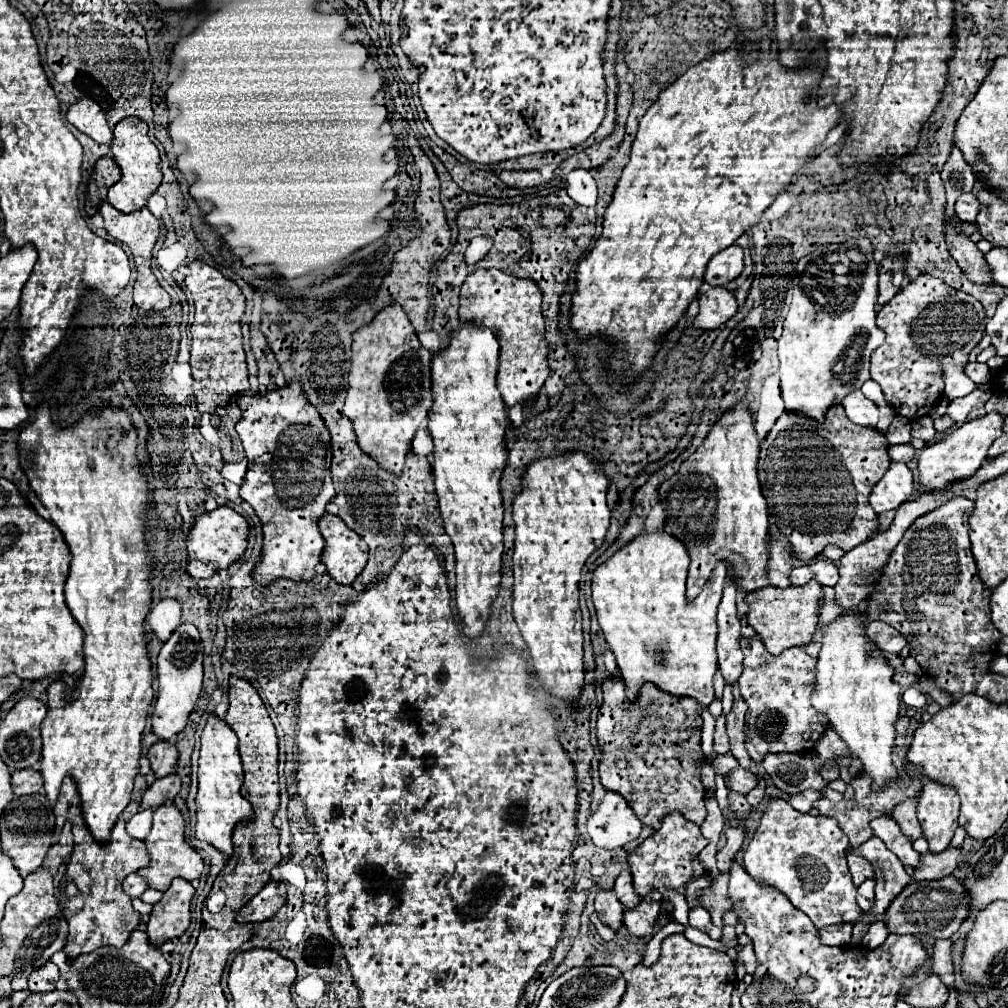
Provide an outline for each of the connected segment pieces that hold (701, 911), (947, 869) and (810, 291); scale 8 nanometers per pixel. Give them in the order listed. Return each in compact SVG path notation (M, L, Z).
M696 905L696 907L690 909L690 925L696 927L696 929L700 929L700 931L704 931L704 933L708 933L712 939L720 939L722 937L720 927L716 927L712 923L710 913L704 907L700 907L700 905Z
M950 845L946 851L940 851L940 853L932 853L932 851L922 853L920 863L914 869L916 881L942 879L942 877L950 875L954 871L954 867L958 865L960 851L962 851L962 847L952 847Z
M866 237L818 245L798 261L796 275L792 277L790 311L784 321L782 337L778 339L780 389L788 411L798 411L812 419L824 419L828 407L840 405L844 395L860 389L862 383L870 379L870 355L886 341L886 333L876 325L876 299L878 265L874 261L874 247Z

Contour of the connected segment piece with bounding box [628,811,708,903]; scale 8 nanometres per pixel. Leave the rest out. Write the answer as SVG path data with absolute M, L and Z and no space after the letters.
M678 811L668 813L662 819L660 829L656 829L648 839L644 839L628 855L628 863L630 863L630 871L632 871L632 877L634 877L636 893L642 897L642 895L648 895L648 891L652 891L652 887L656 887L656 889L662 891L662 895L664 895L662 901L664 903L668 903L666 891L670 887L678 889L680 893L684 893L684 883L690 877L704 873L704 867L698 863L696 857L706 845L708 845L708 841L702 837L698 825L690 823L688 819L684 819L684 815L678 813Z

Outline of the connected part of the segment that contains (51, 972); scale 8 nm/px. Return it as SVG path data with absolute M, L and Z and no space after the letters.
M46 961L42 967L34 969L28 977L28 989L32 993L46 993L56 989L56 981L60 979L58 967L52 961Z

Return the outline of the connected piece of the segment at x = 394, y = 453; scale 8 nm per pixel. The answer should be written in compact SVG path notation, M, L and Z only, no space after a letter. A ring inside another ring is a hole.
M392 303L378 311L374 319L360 327L352 335L352 367L348 373L348 397L344 415L354 423L358 445L364 453L372 455L380 465L392 473L400 473L404 467L404 455L410 449L410 441L418 425L428 419L428 407L432 405L430 395L430 351L424 349L416 337L416 331L398 303Z

